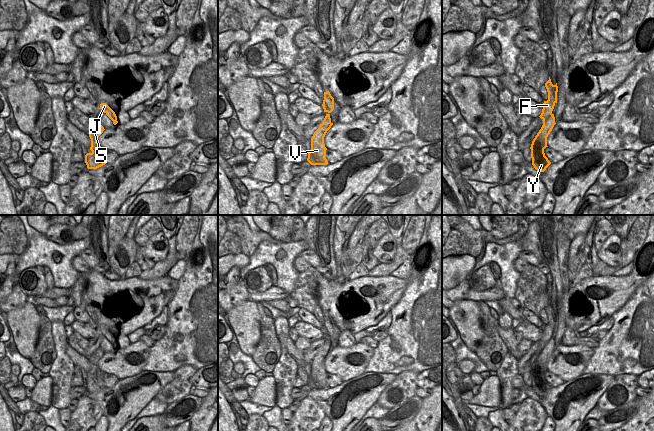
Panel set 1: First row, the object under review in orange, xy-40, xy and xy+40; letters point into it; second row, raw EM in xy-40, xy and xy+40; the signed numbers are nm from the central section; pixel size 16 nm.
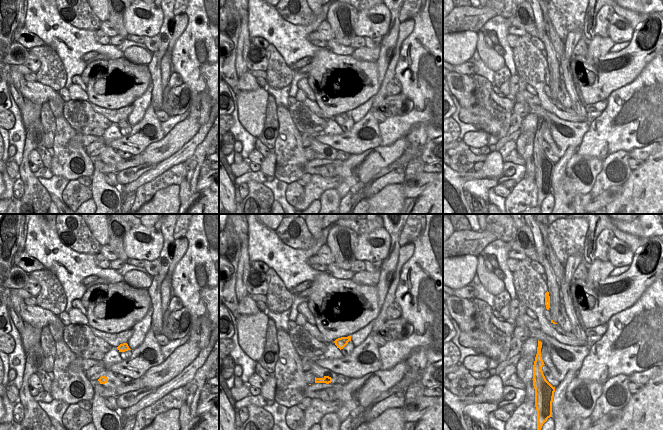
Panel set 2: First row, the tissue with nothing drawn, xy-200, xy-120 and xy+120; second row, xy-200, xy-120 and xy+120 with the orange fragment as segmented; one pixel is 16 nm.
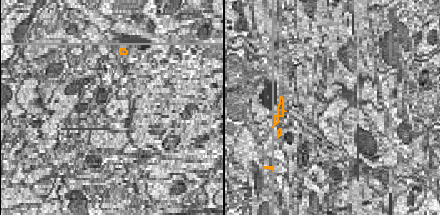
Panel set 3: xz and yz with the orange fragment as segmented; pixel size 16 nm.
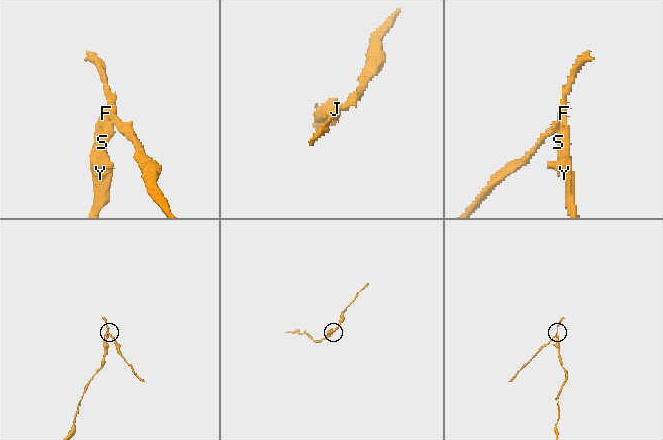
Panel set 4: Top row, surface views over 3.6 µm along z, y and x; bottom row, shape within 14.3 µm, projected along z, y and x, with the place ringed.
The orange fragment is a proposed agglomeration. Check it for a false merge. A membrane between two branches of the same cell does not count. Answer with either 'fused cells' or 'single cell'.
fused cells

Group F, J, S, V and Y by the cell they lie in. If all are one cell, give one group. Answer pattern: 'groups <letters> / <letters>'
groups F S V Y / J

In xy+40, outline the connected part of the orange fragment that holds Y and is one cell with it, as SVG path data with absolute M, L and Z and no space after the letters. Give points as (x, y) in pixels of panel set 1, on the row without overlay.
M552 319L550 323L544 325L542 337L539 340L543 344L543 349L531 368L532 389L538 396L544 396L551 388L545 380L544 373L547 370L547 361L552 355L555 347L555 341L552 337L555 330L556 320Z

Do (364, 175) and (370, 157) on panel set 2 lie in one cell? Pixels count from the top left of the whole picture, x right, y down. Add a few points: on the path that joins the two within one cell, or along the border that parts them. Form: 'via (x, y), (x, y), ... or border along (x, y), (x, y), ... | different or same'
via (364, 171), (364, 167), (370, 161) | same

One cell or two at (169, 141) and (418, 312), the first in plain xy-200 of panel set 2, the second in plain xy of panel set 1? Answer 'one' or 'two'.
two

